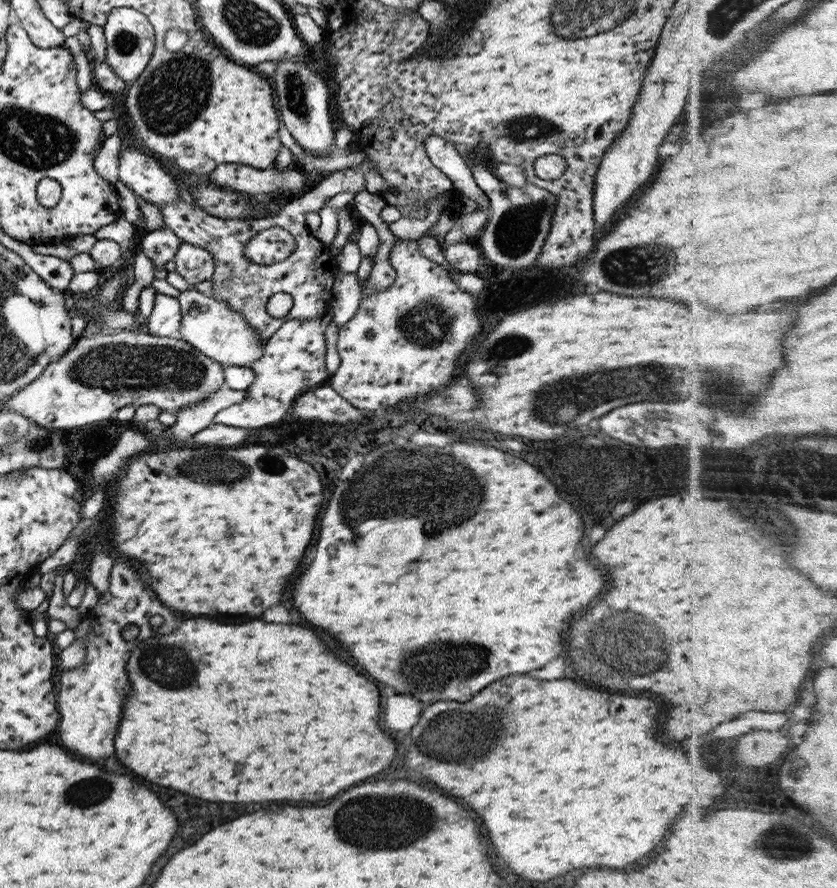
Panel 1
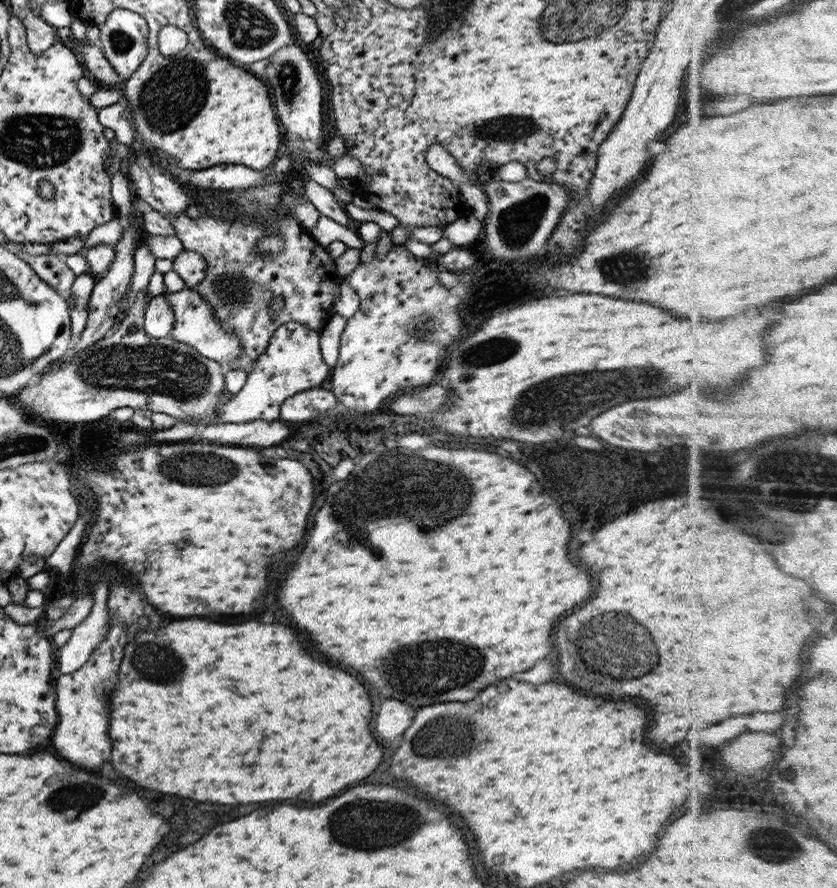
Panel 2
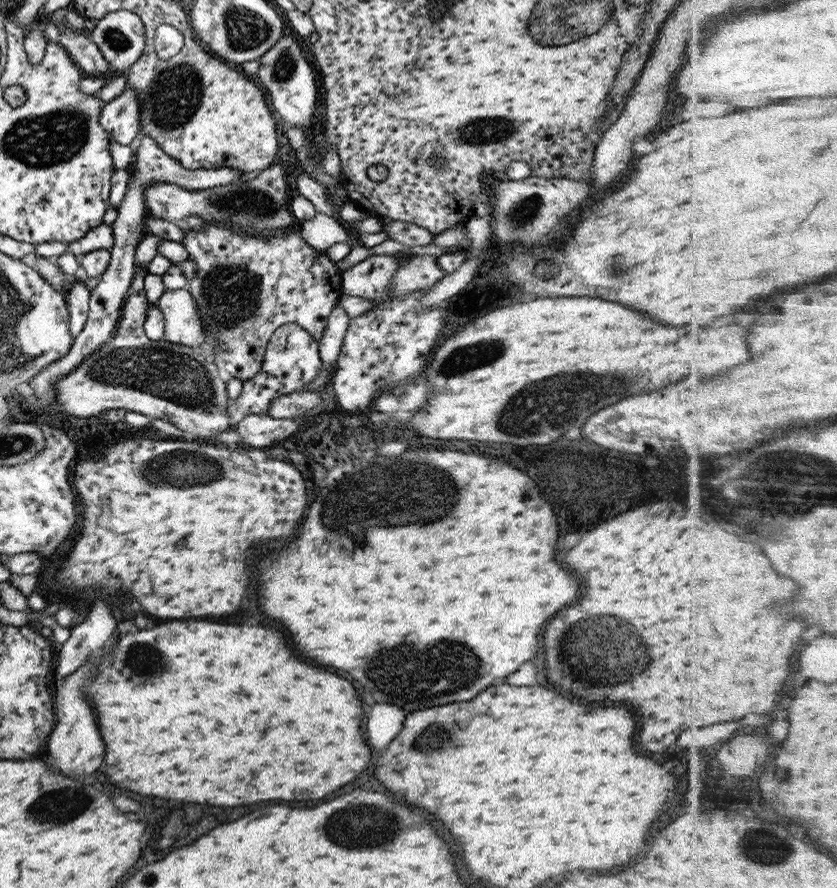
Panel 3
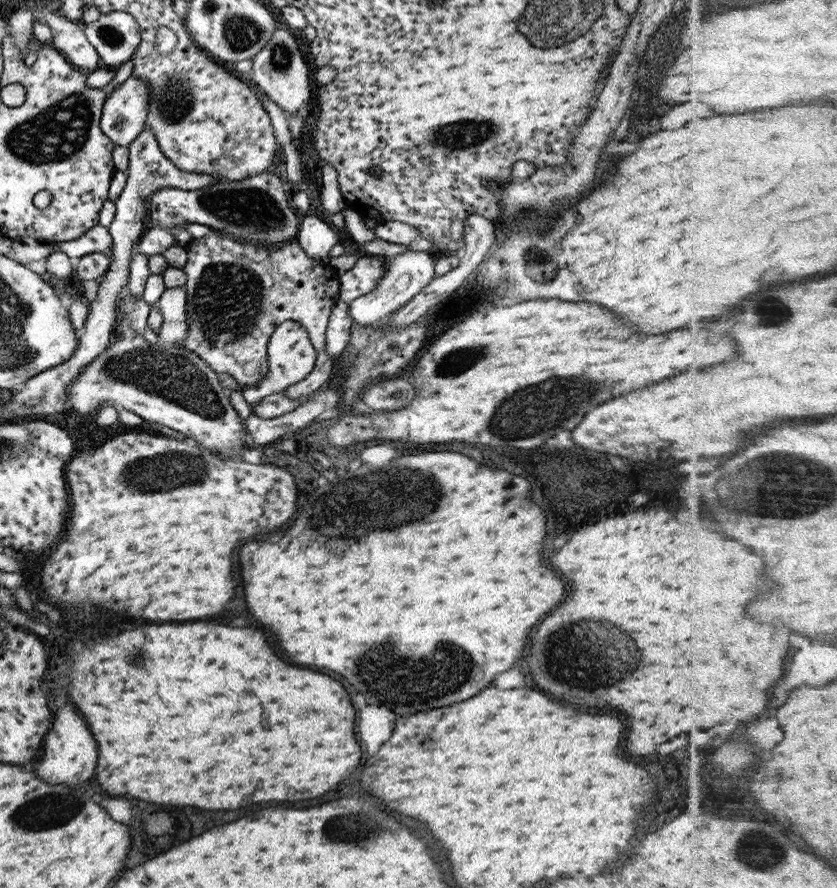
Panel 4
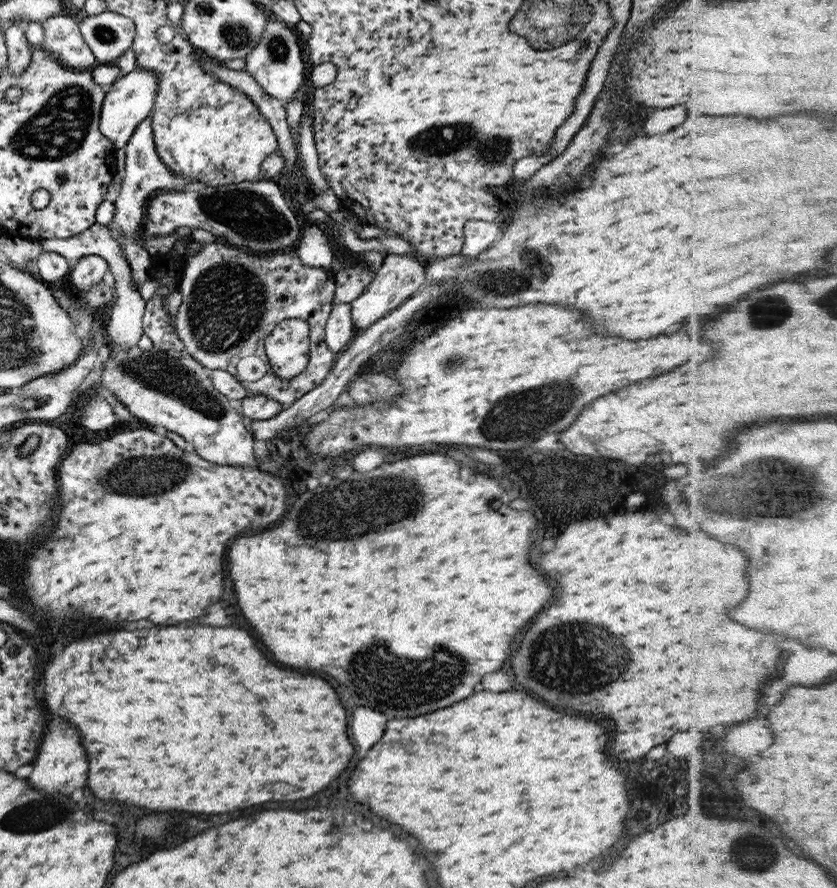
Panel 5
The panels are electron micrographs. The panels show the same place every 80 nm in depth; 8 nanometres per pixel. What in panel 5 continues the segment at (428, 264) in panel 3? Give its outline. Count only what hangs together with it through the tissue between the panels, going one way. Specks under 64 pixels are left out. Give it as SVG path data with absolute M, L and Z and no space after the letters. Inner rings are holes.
M386 254L372 282L364 292L350 302L350 317L354 328L358 328L360 331L365 330L417 292L425 284L426 265L425 260L413 255Z

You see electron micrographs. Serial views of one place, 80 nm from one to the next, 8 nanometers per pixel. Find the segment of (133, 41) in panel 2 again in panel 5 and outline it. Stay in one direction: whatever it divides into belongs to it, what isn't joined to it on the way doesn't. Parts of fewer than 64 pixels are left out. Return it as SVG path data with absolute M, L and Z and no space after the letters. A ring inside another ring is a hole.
M106 10L89 17L79 15L76 19L79 32L97 64L114 64L132 45L135 25L129 17Z

